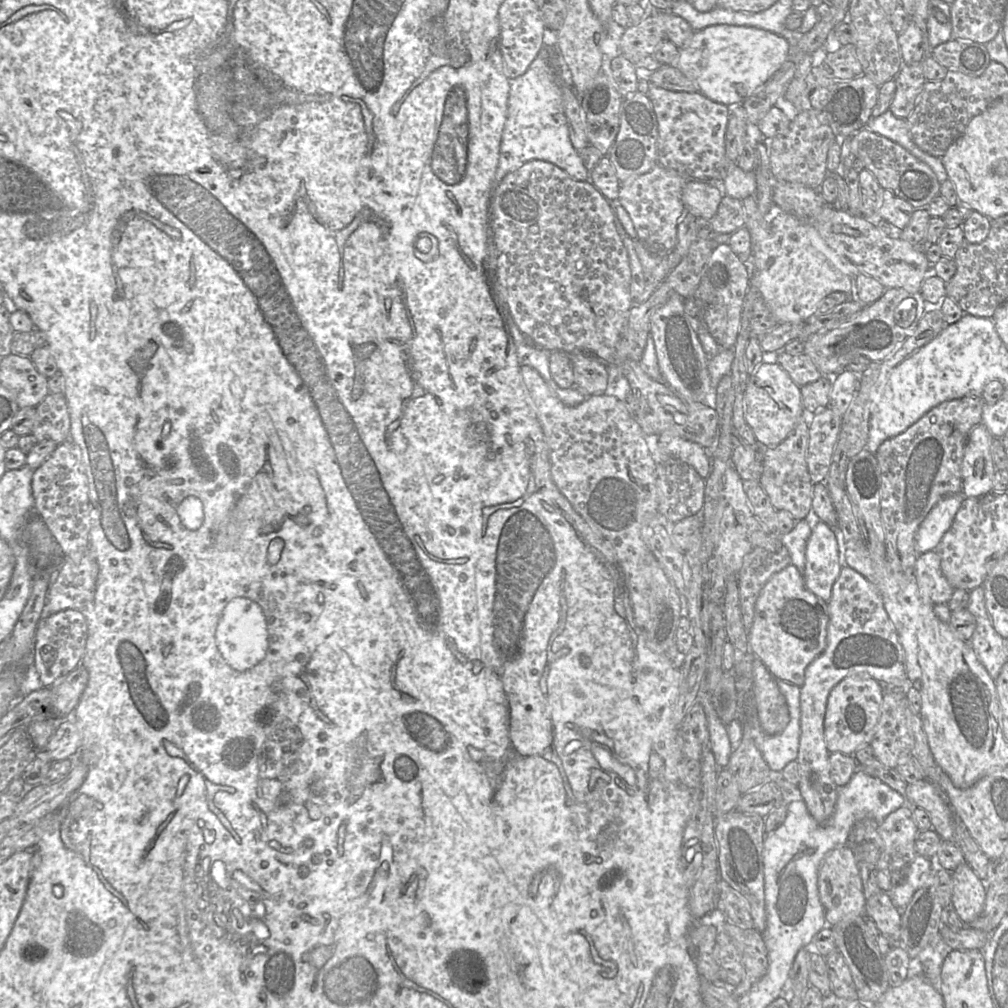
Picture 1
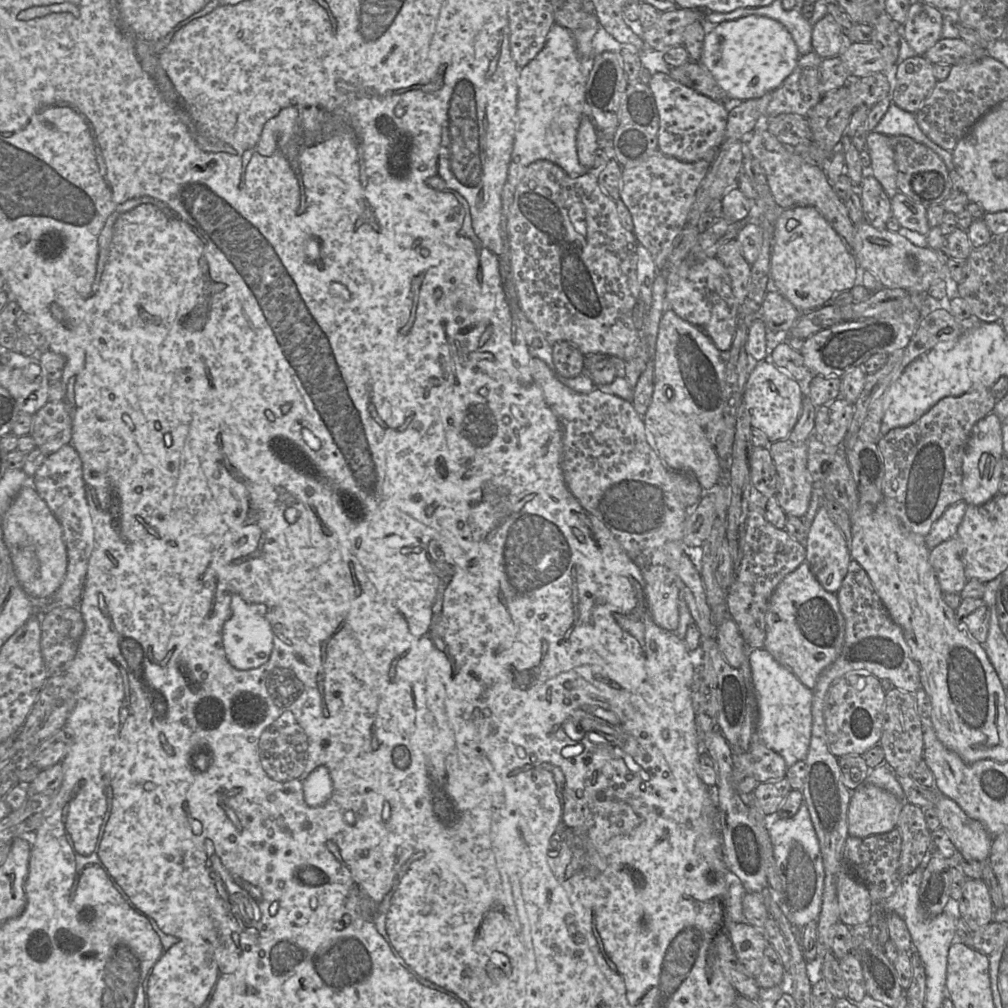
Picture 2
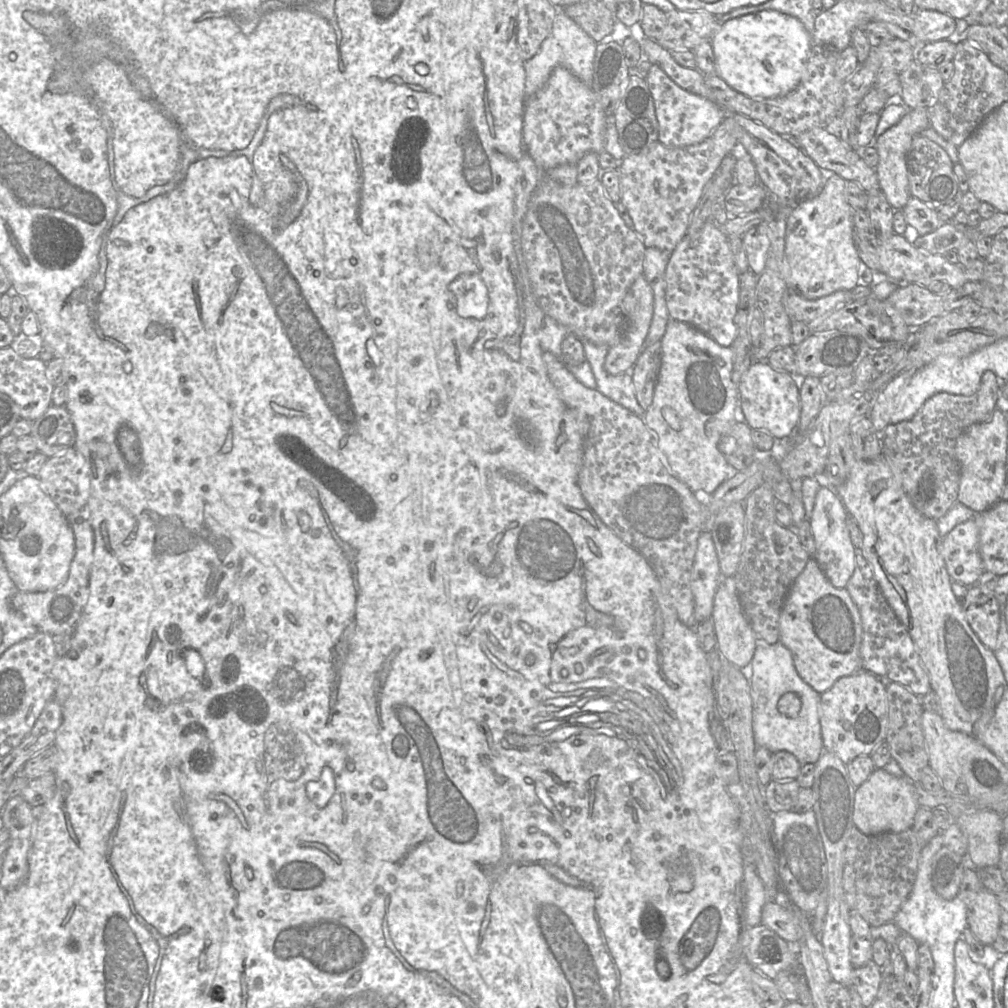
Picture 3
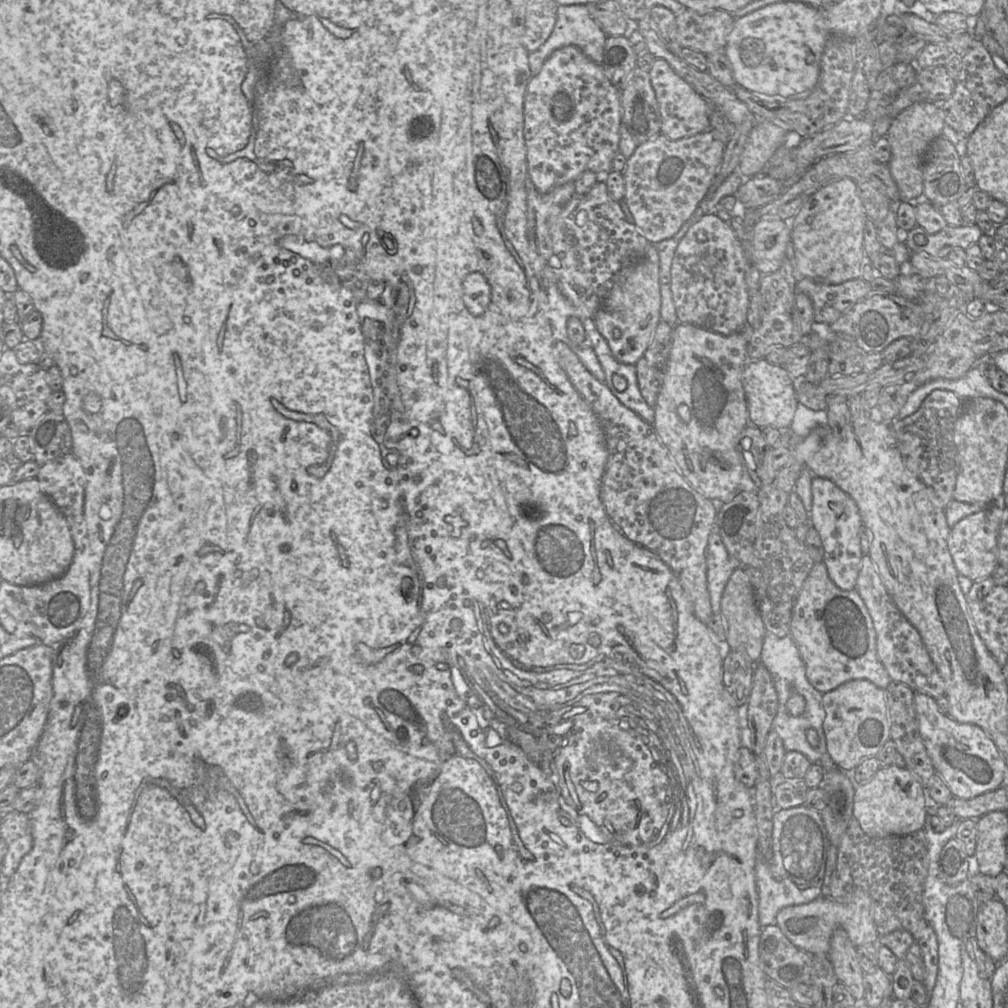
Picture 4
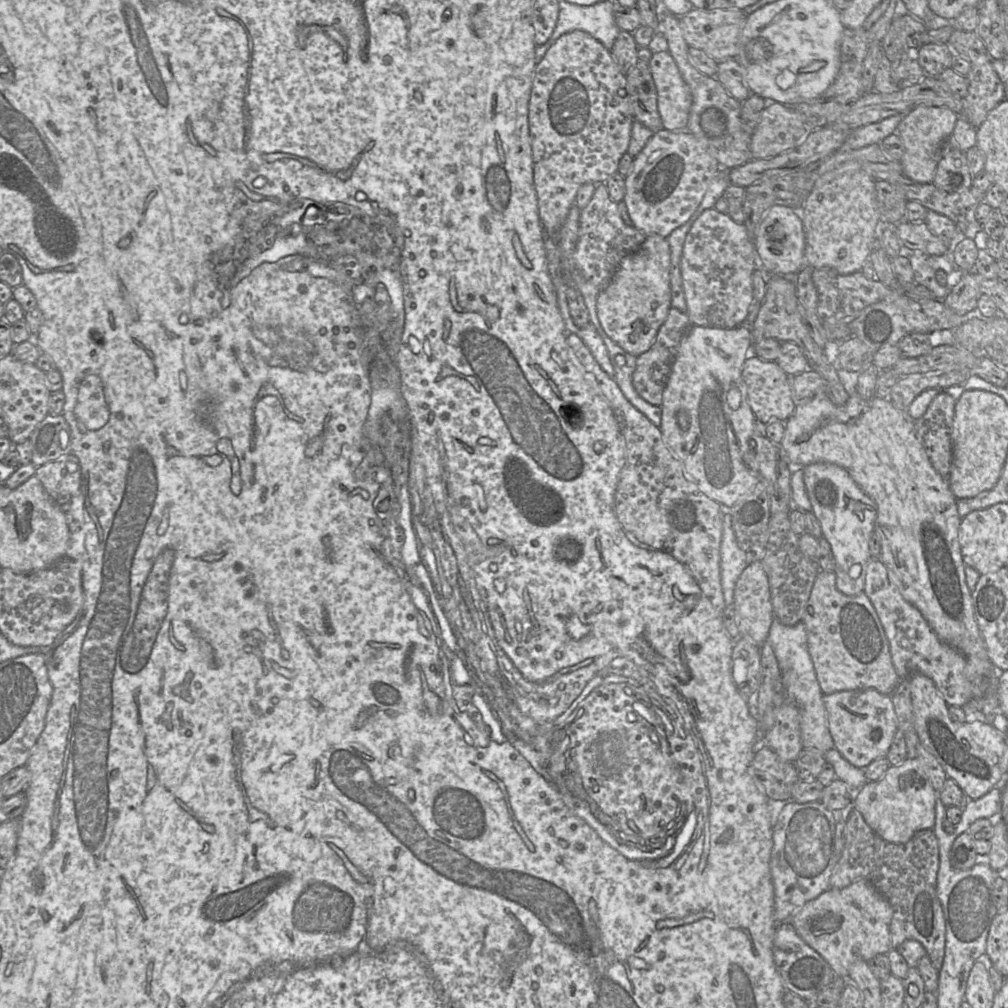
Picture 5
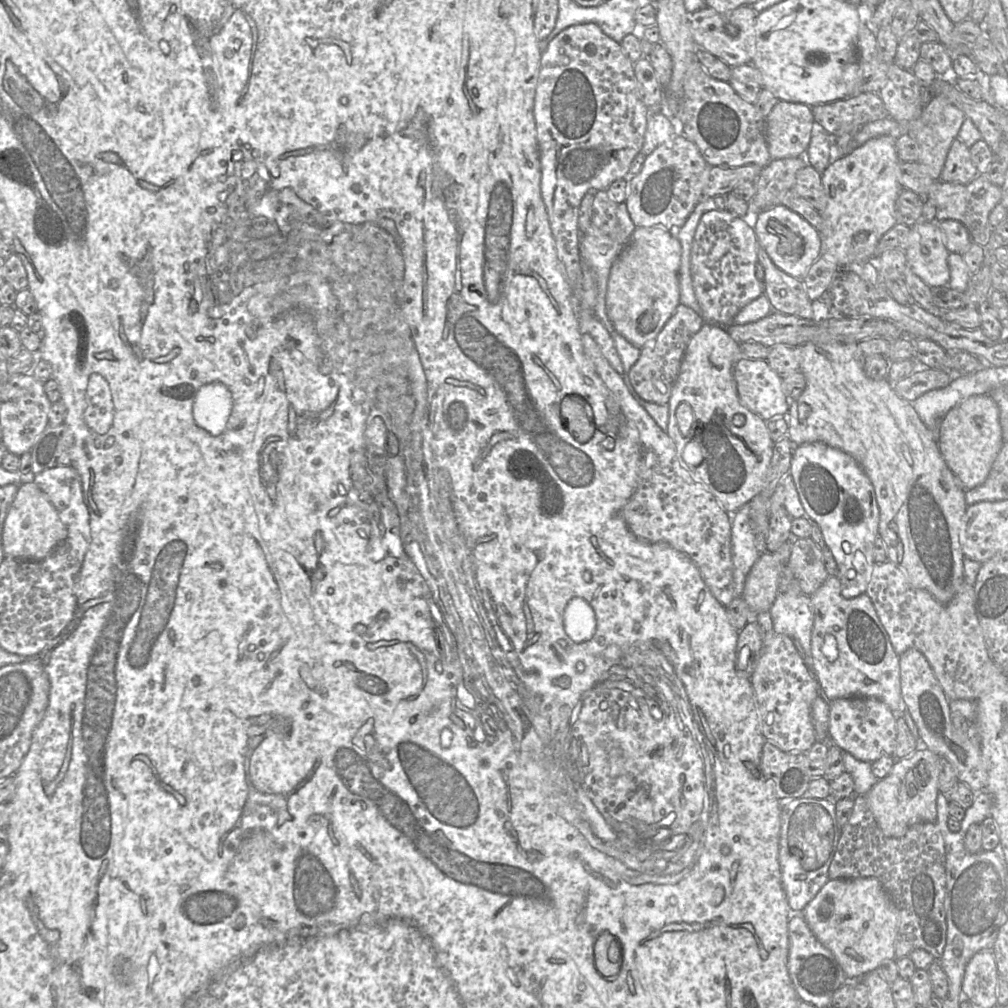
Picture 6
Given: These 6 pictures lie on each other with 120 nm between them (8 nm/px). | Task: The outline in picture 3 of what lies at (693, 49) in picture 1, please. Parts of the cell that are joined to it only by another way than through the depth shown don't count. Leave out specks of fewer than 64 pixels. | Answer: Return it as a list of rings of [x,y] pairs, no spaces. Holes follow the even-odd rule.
[[[775,10],[743,15],[724,23],[711,38],[715,74],[751,98],[773,98],[794,90],[804,73],[812,35],[795,17]]]

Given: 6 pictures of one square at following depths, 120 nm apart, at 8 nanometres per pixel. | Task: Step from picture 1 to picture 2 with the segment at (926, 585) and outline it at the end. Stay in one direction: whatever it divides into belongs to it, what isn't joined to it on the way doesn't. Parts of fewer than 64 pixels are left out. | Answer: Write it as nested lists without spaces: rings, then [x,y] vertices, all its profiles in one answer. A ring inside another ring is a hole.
[[[954,536],[932,548],[929,563],[943,593],[960,593],[968,579],[962,559],[963,545]]]

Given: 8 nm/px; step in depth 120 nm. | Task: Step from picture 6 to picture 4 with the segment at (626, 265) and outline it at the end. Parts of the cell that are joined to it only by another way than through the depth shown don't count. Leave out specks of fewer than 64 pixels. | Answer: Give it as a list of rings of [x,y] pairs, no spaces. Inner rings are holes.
[[[648,244],[644,257],[624,267],[616,276],[613,288],[594,318],[597,330],[618,362],[636,364],[642,357],[661,321],[660,308],[659,256],[655,246]]]

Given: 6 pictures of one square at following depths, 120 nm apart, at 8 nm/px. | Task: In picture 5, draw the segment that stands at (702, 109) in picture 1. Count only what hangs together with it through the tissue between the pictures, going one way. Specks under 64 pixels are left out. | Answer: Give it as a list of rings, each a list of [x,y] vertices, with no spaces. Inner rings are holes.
[[[659,51],[653,54],[649,68],[657,90],[663,129],[687,130],[692,94],[675,60],[668,51]]]

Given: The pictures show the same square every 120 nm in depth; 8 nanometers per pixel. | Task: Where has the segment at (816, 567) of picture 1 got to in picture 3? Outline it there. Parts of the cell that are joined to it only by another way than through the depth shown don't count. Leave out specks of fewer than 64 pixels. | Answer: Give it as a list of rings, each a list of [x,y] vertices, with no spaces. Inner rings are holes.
[[[822,485],[816,494],[812,515],[808,519],[816,546],[811,558],[817,561],[825,576],[838,589],[845,588],[852,576],[858,552],[850,539],[848,518],[847,509],[836,491],[827,485]]]

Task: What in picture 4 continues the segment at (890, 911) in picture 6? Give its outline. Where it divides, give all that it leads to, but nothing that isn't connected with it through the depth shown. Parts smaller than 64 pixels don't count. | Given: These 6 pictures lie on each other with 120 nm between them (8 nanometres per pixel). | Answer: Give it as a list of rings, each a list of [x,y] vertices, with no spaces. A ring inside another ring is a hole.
[[[855,889],[849,903],[841,903],[822,895],[815,900],[782,908],[775,924],[798,948],[810,954],[828,954],[830,941],[837,928],[844,929],[854,946],[878,942],[878,932],[872,917],[872,900],[864,890]]]

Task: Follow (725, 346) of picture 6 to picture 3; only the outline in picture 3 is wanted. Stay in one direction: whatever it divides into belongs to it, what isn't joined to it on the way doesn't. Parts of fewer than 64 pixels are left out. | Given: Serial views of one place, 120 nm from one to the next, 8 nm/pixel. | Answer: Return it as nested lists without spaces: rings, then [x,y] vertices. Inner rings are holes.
[[[673,318],[668,320],[661,339],[662,355],[653,401],[644,414],[644,422],[651,433],[654,445],[660,450],[670,471],[685,483],[698,498],[707,500],[722,483],[738,471],[719,450],[719,440],[738,421],[740,393],[732,381],[733,349],[719,345],[699,329]]]

